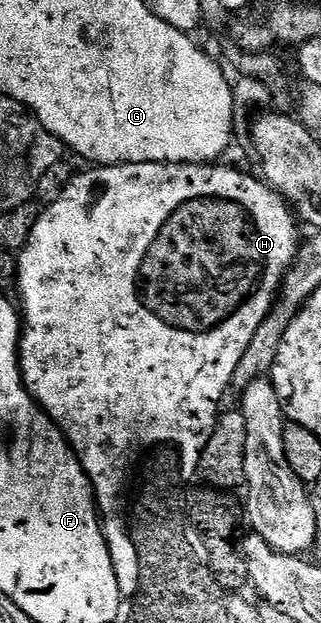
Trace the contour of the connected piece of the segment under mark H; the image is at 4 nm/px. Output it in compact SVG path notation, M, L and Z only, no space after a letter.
M128 163L127 165L104 165L101 167L90 167L87 173L71 176L68 187L64 187L64 195L60 195L60 199L56 199L56 203L45 206L39 212L36 219L36 227L32 227L32 235L28 235L28 243L17 254L18 258L18 287L17 296L22 296L22 305L20 301L20 313L24 318L24 328L20 333L20 364L22 366L22 382L25 383L26 389L34 396L38 406L42 408L46 414L52 418L58 425L59 431L69 441L71 449L78 457L78 462L84 467L84 471L88 475L90 485L94 488L94 499L96 508L100 514L102 523L102 534L108 543L108 551L112 555L112 571L116 571L116 587L120 587L120 595L124 599L130 599L142 589L142 557L136 555L136 547L134 541L130 537L128 528L128 517L124 512L122 514L122 492L126 489L126 480L130 477L130 468L134 465L134 460L141 455L142 449L146 449L149 445L158 445L161 441L171 441L174 445L182 448L180 452L180 464L187 474L197 474L198 464L200 463L200 455L204 451L204 447L208 443L208 439L212 435L212 431L216 427L220 416L220 408L218 404L222 401L222 396L226 393L226 388L231 388L234 380L234 372L236 371L236 363L240 363L240 358L244 356L244 350L248 347L248 343L252 343L252 335L256 335L256 327L260 327L260 323L264 323L264 319L270 313L271 307L274 305L274 298L278 295L278 289L282 285L282 280L287 269L294 264L294 258L297 257L300 248L300 236L298 237L298 225L296 214L293 209L287 205L286 200L275 193L265 180L253 177L250 173L241 173L238 169L229 169L223 163L203 163L200 165L181 165L180 163Z

